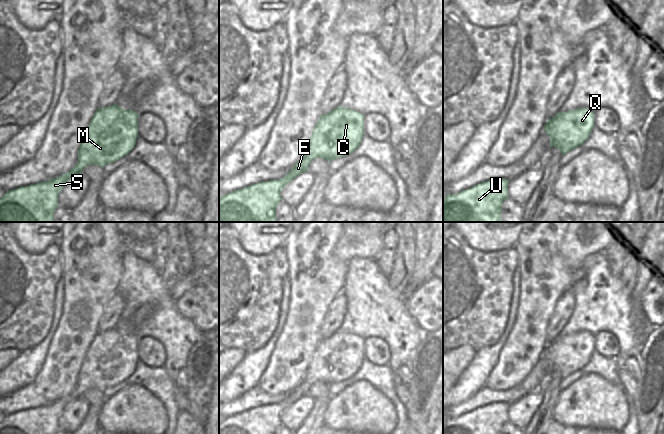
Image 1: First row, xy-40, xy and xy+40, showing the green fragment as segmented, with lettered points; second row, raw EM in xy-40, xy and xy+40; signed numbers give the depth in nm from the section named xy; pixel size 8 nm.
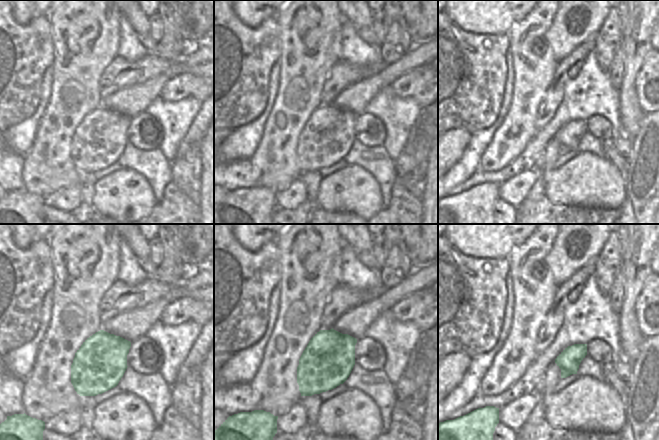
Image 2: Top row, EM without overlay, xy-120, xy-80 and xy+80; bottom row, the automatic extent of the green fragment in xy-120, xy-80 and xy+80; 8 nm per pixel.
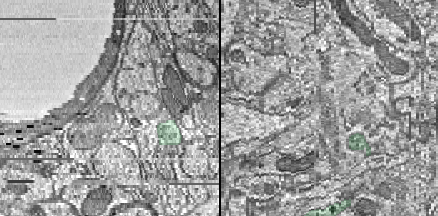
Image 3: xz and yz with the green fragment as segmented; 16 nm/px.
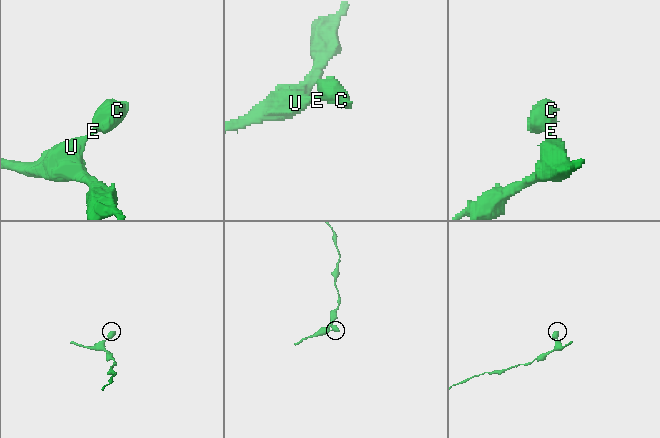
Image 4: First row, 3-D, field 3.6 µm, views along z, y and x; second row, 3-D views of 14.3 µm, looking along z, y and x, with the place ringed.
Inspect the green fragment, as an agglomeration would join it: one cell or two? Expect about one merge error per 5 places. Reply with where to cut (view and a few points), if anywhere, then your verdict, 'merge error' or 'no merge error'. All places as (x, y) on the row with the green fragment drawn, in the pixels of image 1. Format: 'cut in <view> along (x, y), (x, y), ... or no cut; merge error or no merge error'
no cut; no merge error

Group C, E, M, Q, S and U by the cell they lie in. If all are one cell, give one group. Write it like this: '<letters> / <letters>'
C E M Q S U

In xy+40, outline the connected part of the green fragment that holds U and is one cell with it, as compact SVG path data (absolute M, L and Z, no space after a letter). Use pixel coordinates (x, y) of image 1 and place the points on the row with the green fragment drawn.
M505 178L487 180L443 200L443 222L502 222L502 203L508 198Z

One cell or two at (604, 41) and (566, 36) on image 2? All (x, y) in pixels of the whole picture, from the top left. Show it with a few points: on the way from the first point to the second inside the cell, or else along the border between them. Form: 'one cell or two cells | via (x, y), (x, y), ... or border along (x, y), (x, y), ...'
two cells | border along (607, 15), (594, 35)

